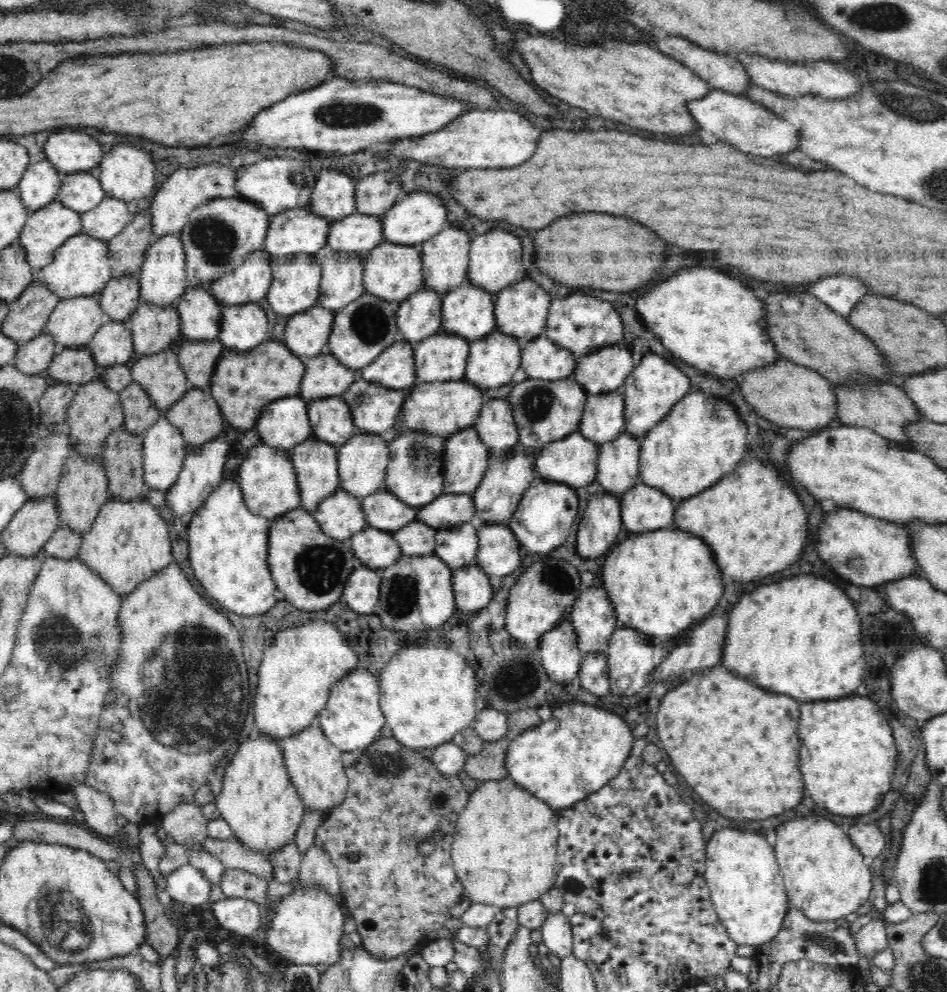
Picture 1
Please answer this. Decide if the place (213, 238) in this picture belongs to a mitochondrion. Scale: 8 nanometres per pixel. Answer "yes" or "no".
yes

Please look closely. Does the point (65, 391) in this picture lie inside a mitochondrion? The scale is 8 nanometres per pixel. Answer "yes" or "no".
no

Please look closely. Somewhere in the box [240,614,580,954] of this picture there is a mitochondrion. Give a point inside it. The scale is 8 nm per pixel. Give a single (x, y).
(511, 685)

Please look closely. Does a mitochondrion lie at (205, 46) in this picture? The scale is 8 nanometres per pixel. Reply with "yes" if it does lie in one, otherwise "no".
no

